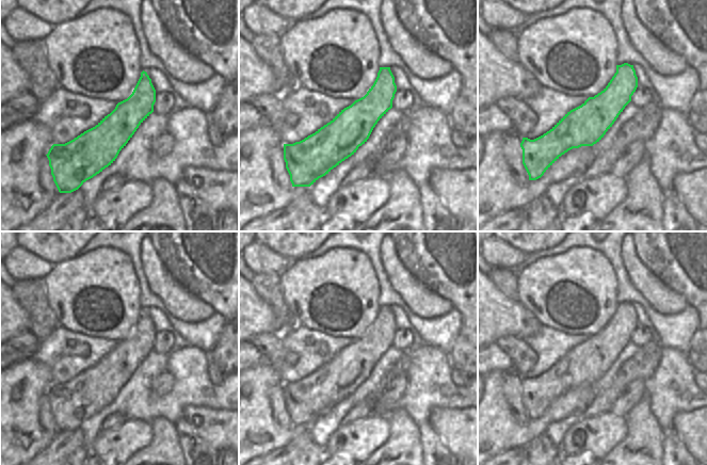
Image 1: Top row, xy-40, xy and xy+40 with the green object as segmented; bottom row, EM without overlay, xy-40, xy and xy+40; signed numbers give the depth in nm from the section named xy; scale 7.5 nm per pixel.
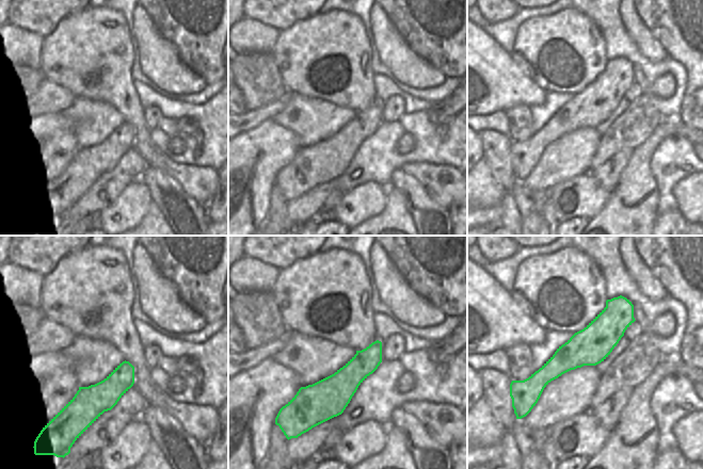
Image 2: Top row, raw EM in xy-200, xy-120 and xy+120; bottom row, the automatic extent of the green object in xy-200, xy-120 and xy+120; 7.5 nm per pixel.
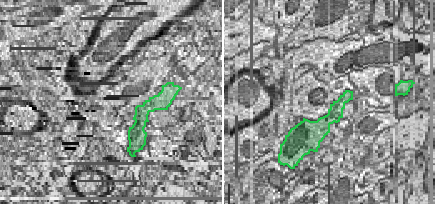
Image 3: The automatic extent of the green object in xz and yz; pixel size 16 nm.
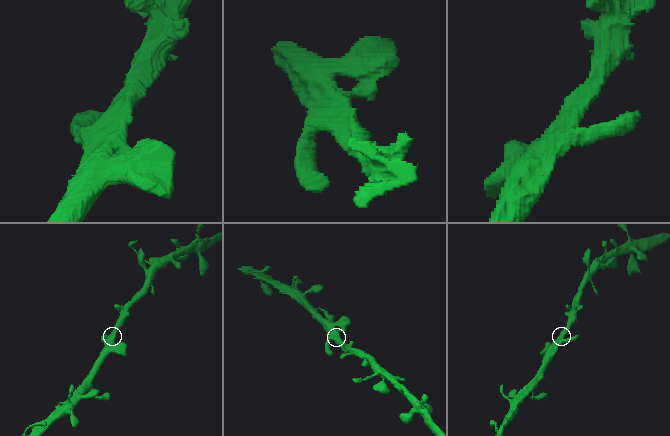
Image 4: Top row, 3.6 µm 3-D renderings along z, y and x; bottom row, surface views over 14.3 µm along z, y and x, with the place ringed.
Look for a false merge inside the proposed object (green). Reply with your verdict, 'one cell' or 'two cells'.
one cell

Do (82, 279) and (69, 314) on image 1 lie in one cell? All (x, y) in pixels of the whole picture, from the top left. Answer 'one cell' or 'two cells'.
one cell

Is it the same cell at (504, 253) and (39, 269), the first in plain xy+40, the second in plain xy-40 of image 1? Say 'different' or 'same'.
same

